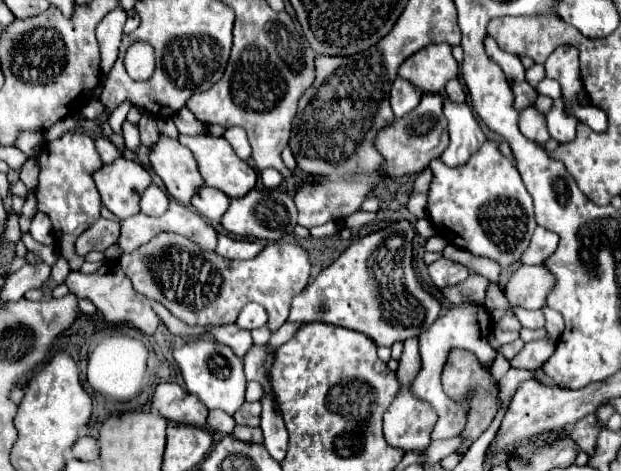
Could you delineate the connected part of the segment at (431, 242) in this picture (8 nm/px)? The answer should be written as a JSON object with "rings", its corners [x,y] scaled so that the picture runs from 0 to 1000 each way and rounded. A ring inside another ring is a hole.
{"rings":[[[702,499],[684,512],[683,529],[686,535],[712,535],[720,518],[720,510]]]}

